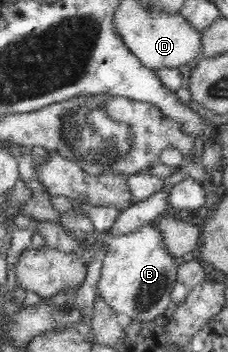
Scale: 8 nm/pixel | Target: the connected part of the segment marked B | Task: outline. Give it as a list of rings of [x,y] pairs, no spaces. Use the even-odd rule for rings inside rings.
[[[152,223],[114,237],[94,229],[90,240],[103,241],[107,246],[95,287],[96,298],[102,298],[102,302],[106,302],[116,316],[126,314],[132,322],[149,322],[162,316],[170,305],[170,293],[177,281],[178,267],[166,250],[160,228]]]

